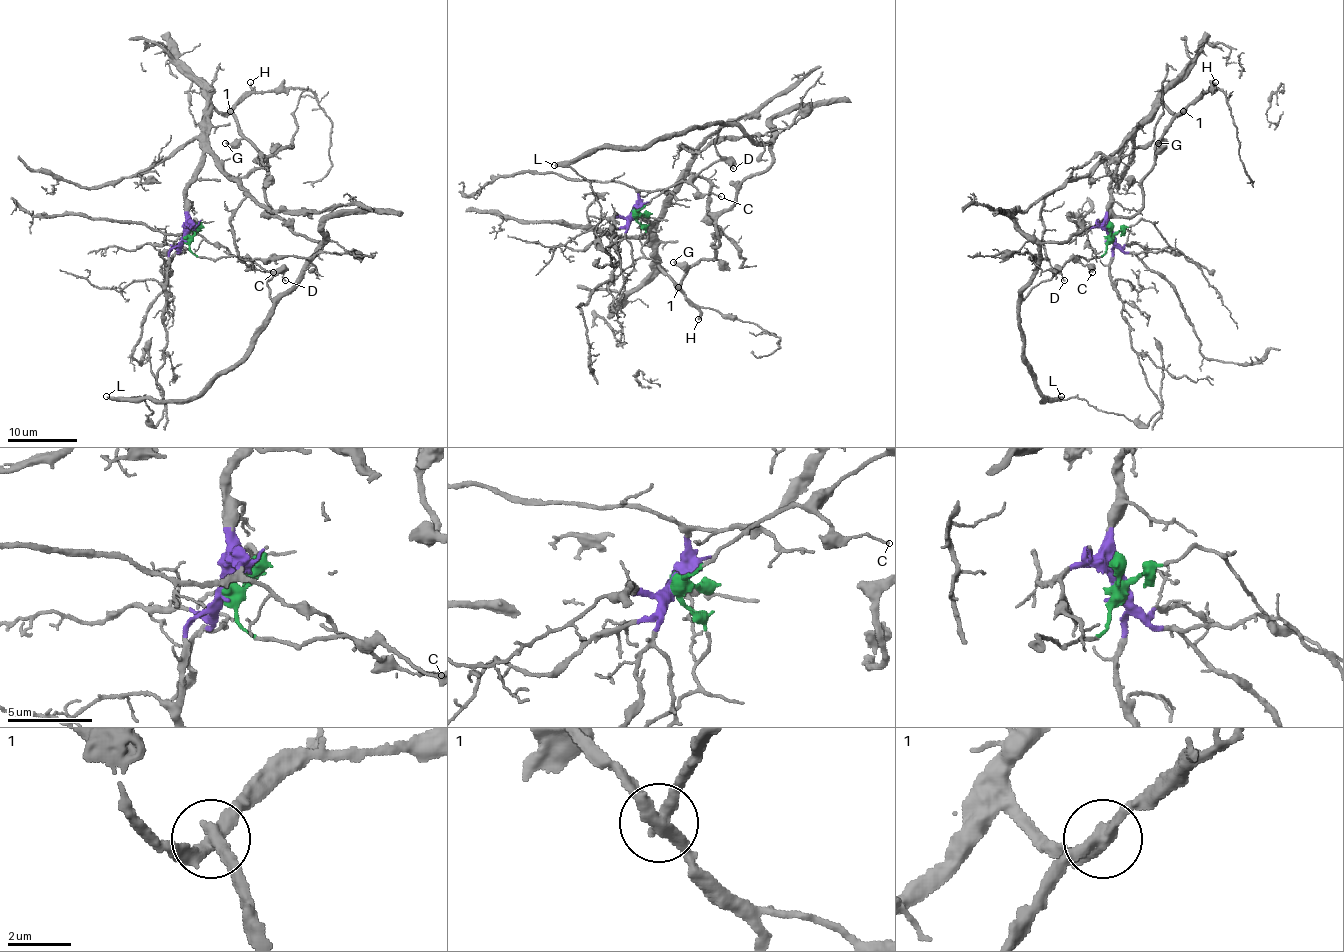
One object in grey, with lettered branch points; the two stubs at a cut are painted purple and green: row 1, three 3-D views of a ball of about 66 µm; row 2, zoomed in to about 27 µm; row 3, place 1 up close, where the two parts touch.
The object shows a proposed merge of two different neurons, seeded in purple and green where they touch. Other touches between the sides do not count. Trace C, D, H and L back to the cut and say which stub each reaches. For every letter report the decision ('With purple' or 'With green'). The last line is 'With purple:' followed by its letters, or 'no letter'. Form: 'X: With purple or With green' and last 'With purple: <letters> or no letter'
C: With green
D: With green
H: With purple
L: With green
With purple: H

